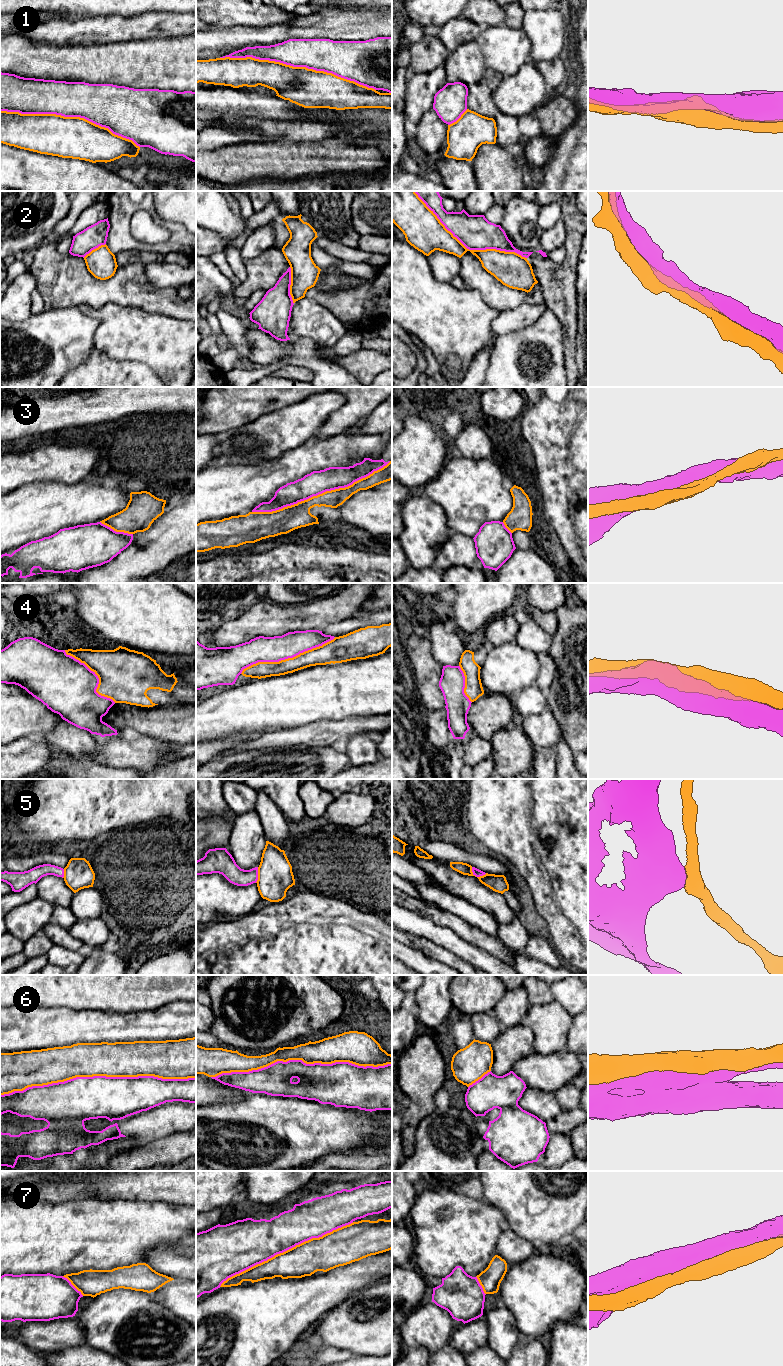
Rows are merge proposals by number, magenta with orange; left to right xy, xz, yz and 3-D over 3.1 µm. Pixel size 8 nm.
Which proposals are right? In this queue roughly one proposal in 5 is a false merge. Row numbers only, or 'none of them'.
1, 2, 3, 4, 7

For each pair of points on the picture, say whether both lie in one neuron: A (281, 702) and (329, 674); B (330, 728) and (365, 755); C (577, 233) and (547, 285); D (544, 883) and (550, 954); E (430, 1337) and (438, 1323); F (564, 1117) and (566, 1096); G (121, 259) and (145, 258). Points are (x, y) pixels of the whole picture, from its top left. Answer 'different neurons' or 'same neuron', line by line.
A: same neuron
B: different neurons
C: same neuron
D: different neurons
E: same neuron
F: same neuron
G: same neuron

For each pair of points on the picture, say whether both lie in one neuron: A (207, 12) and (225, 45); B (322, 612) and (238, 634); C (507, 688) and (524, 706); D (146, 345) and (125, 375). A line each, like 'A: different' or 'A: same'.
A: different
B: same
C: same
D: different

